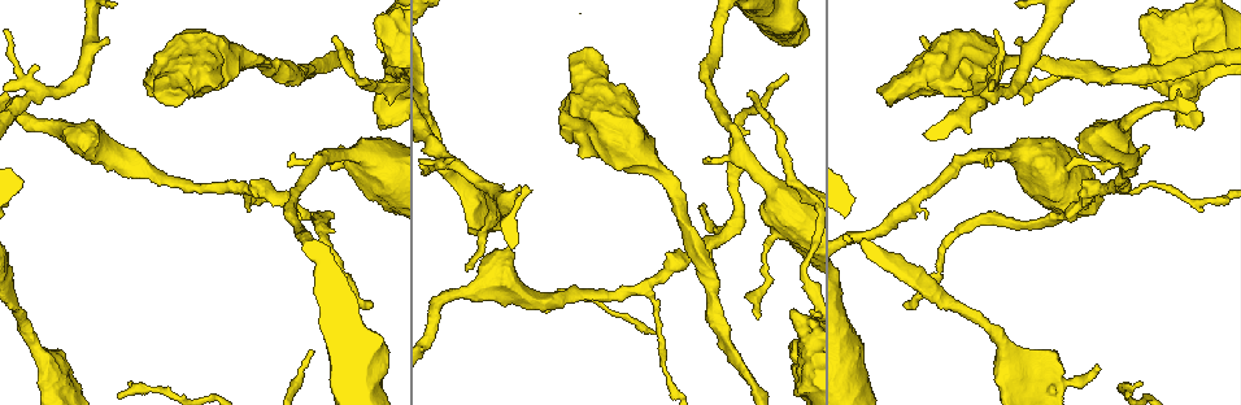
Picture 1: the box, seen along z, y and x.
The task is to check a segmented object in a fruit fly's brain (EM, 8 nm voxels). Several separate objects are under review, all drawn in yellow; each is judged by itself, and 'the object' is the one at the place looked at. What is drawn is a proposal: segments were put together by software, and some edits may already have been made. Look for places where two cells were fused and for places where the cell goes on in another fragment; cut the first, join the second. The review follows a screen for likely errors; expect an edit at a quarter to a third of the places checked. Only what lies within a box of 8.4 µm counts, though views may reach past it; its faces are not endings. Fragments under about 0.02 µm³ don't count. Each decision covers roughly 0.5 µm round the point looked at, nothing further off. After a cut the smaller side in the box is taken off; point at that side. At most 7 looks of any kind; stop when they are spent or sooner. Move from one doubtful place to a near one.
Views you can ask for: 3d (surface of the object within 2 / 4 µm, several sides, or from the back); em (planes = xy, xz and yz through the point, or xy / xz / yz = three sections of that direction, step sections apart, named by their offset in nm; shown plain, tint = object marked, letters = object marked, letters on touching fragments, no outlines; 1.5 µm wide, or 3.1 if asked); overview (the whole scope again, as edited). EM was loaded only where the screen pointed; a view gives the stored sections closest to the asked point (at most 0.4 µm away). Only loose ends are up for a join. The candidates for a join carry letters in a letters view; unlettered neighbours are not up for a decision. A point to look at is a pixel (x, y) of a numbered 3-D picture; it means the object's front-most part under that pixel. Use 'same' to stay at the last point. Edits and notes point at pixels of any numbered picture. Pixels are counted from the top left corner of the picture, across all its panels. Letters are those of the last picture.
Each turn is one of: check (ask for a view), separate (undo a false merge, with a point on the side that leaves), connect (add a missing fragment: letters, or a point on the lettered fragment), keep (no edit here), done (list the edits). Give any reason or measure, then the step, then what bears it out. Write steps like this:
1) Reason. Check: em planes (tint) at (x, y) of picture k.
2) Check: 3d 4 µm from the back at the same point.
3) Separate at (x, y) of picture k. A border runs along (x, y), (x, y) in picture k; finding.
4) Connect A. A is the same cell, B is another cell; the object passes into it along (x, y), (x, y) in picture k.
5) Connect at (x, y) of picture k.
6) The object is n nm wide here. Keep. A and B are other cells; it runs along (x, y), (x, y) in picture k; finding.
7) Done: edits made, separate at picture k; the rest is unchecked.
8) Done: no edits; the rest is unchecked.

Abrupt turn. Check: 3d 4 µm at (93, 21) of picture 1.

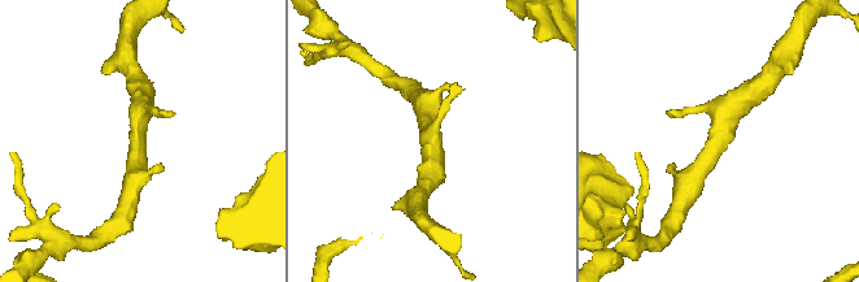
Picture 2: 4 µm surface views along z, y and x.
Now the EM. Check: em xz step 4 (tint) at (722, 138) of picture 2.

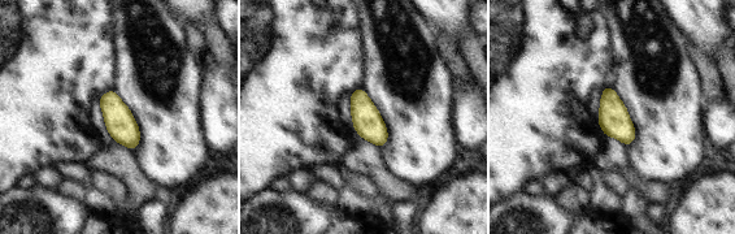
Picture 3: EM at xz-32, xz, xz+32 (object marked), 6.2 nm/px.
Check: em planes (letters) at the same point.

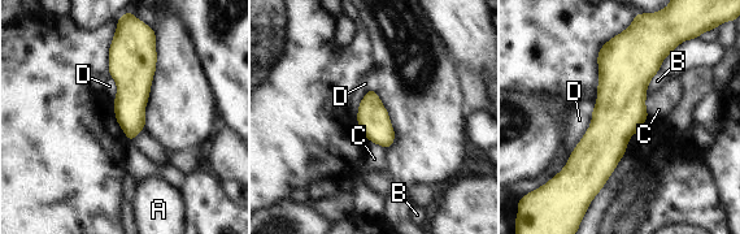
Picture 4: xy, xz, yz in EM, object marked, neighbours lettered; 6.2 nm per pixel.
Keep. A, B, C and D are other cells; it runs along (617, 42), (593, 191) in picture 4; one cell here.

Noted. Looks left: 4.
An open end. Check: 3d 2 µm at (287, 164) of picture 1.

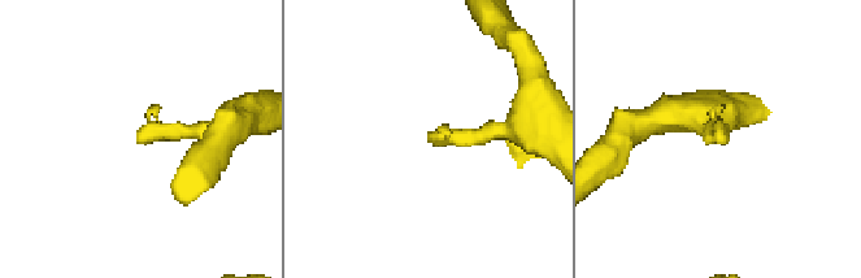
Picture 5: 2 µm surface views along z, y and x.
Shape alone is not enough. Check: em planes (tint) at (430, 134) of picture 5.

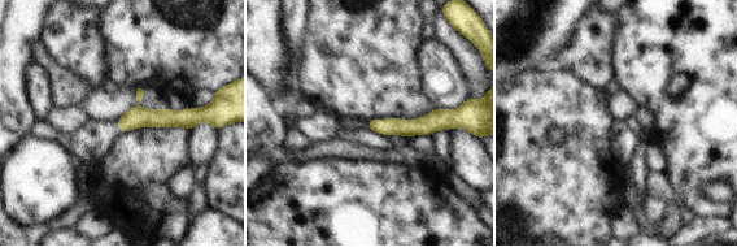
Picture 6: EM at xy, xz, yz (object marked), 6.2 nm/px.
Check: em planes (letters) at the same point.

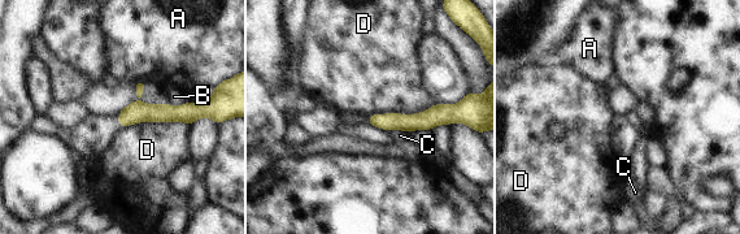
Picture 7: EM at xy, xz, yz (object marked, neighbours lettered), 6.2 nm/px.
The longest contact is with D, 440 nm. Keep. A, B, C and D are other cells; a border runs along (190, 124), (139, 121), (121, 128) in picture 7; none of them fits.

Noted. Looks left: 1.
Done: no edits; the rest is unchecked.

